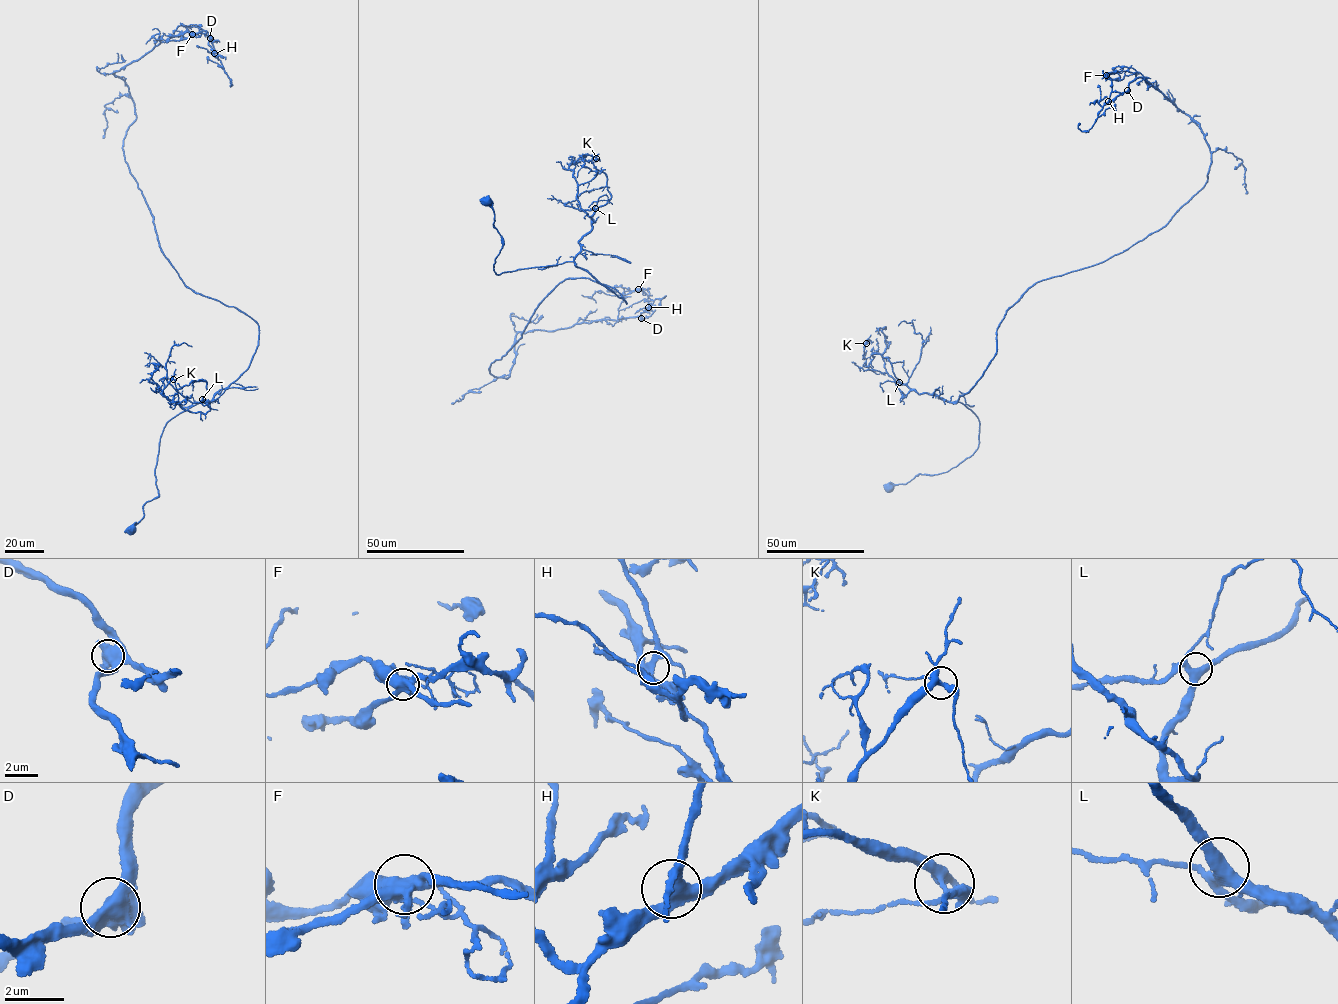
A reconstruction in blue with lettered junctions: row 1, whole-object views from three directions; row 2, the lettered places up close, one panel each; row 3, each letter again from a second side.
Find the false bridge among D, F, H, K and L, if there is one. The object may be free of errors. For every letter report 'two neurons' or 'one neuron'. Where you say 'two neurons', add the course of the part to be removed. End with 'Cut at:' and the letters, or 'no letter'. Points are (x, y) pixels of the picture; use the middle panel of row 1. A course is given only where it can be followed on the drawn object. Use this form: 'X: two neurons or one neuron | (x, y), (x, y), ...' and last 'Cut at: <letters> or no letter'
D: one neuron
F: two neurons | (638, 289), (616, 286), (612, 292), (610, 290), (618, 291)
H: one neuron
K: one neuron
L: one neuron
Cut at: F

